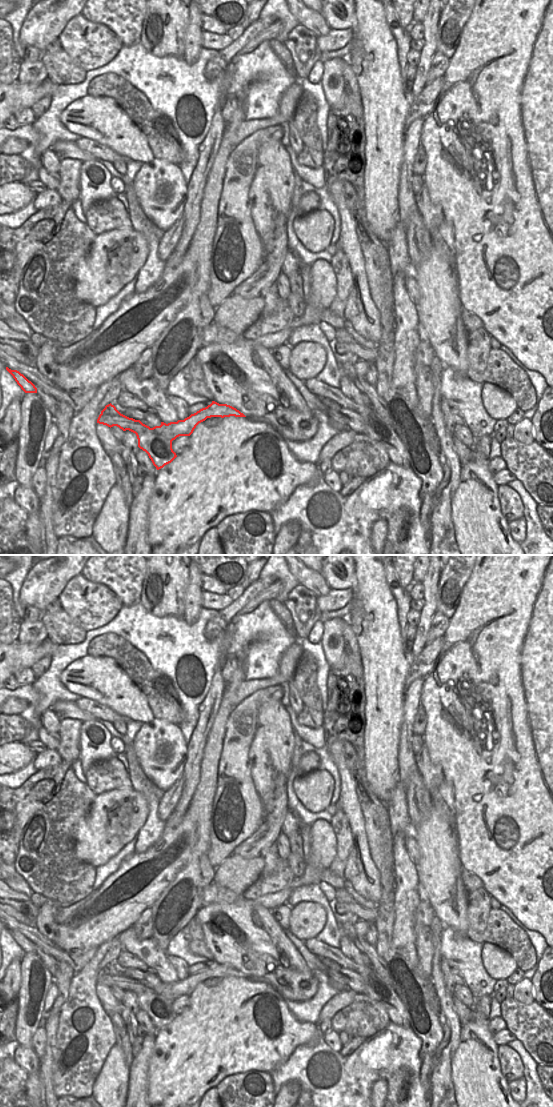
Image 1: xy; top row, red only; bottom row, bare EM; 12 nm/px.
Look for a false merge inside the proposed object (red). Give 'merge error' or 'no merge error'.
merge error

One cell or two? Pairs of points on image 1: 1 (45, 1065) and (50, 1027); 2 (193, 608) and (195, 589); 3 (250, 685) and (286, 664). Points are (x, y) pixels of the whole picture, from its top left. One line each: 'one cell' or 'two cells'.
1: one cell
2: one cell
3: one cell

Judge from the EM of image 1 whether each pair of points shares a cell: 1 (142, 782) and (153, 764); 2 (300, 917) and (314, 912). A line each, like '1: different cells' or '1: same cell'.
1: different cells
2: same cell

